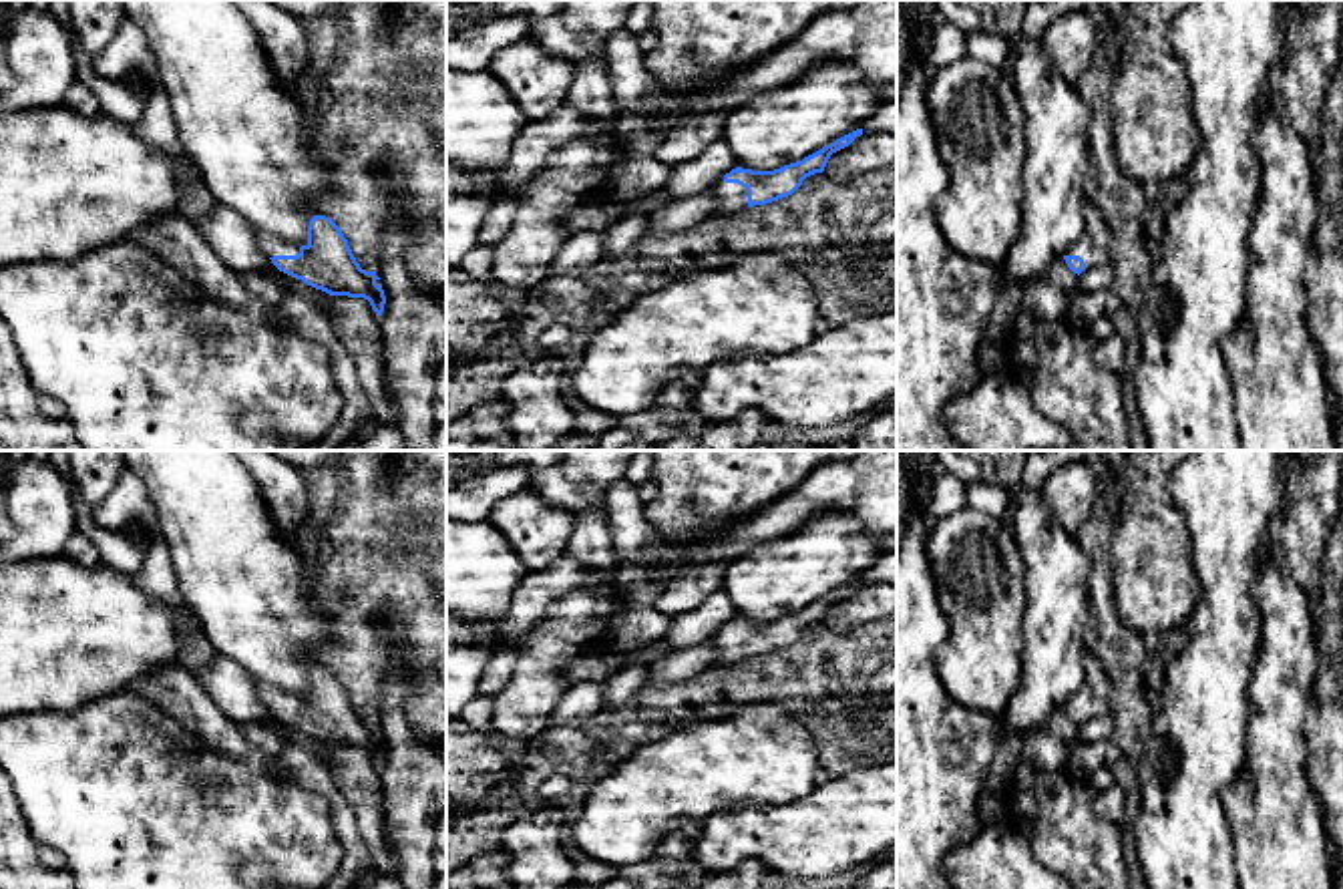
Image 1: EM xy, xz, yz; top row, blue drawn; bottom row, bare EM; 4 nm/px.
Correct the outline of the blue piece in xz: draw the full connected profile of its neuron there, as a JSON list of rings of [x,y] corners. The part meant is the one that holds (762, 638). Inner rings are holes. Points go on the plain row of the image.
[[[887,549],[856,581],[802,611],[774,621],[732,619],[710,638],[718,652],[716,668],[734,666],[746,658],[766,656],[792,646],[806,628],[824,621],[832,603],[848,597],[862,583],[887,583],[897,587],[897,551]]]

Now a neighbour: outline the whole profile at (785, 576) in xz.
[[[818,515],[788,537],[772,539],[740,561],[728,563],[722,591],[734,603],[738,617],[774,621],[802,611],[836,589],[860,579],[887,549],[887,545],[865,535],[862,523],[854,515]]]

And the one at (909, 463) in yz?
[[[897,451],[897,553],[913,511],[925,505],[917,477],[937,467],[935,451]]]

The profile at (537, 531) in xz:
[[[529,489],[503,499],[487,521],[507,537],[527,571],[545,571],[565,555],[575,529],[569,511],[549,505]]]

